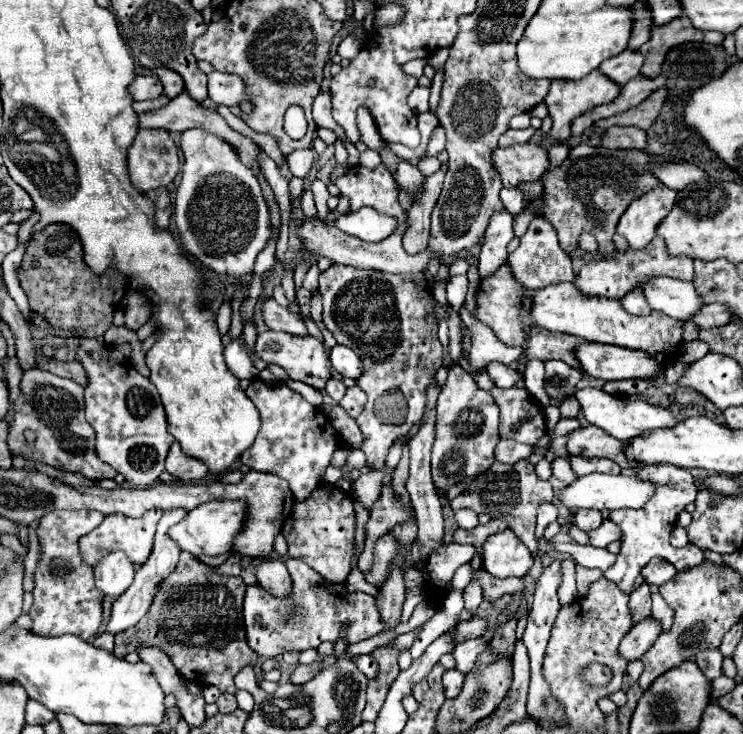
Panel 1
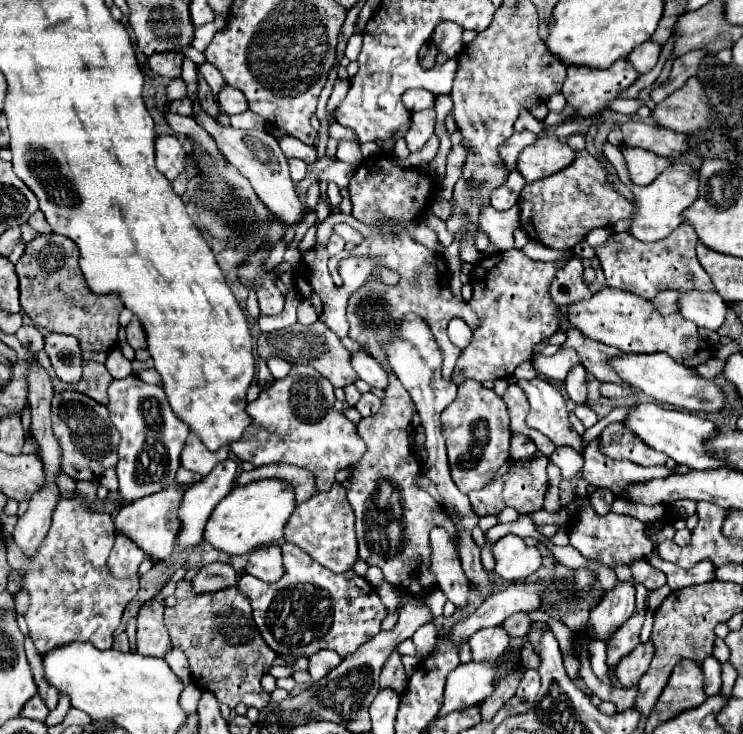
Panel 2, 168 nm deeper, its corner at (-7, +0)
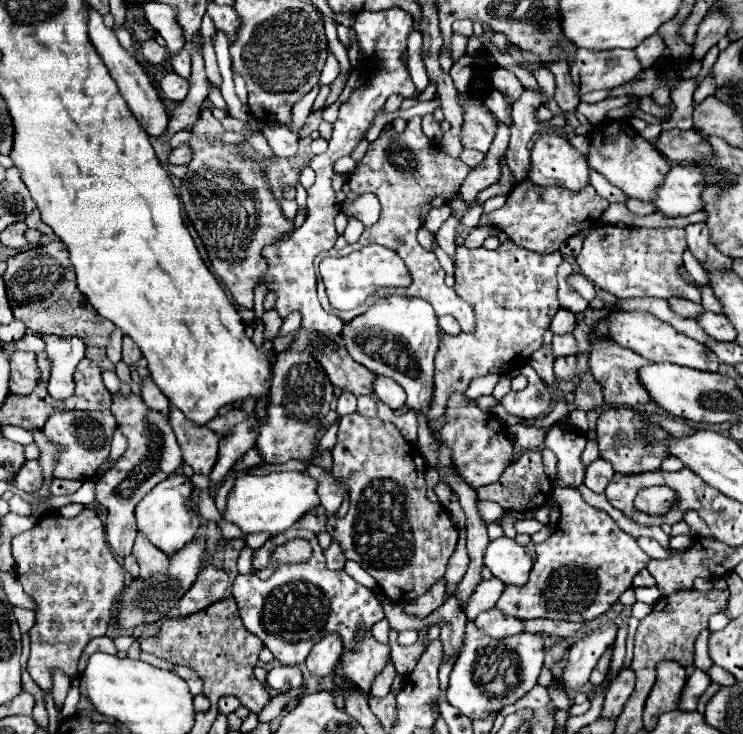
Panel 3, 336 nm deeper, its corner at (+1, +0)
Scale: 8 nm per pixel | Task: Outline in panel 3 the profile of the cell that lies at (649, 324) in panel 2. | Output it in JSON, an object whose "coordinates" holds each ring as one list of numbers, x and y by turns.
{"coordinates":[[616,310,616,312,608,314,608,322,610,322,612,340,616,344,638,352,640,356,648,358,650,362,670,362,670,364,678,364,678,366,686,366,686,368,694,368,694,370,706,370,706,372,716,372,720,366,718,356,708,346,688,338,686,334,682,334,676,328,672,328,670,324,662,322,654,314]]}

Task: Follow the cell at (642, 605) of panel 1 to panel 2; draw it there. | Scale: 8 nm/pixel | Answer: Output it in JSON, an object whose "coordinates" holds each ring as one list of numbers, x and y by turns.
{"coordinates":[[646,608,636,612,636,614,632,614,620,626,620,630,612,636,612,640,608,644,608,666,610,666,610,670,616,668,616,664,620,662,622,656,632,652,640,644,640,630,642,630,644,616,646,616]]}

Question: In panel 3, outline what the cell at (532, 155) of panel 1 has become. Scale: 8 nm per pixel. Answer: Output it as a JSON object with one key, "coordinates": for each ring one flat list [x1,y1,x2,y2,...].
{"coordinates":[[542,134,532,148,532,170,528,176,538,186,562,186,580,192,590,184,590,166,566,138]]}

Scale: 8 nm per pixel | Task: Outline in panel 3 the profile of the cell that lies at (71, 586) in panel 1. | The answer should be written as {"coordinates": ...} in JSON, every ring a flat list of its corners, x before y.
{"coordinates":[[84,508,82,514,76,518,64,518,60,514,44,516,32,530,12,538,12,554,18,566,16,572,18,580,22,582,26,594,30,594,38,604,36,624,30,630,28,672,44,692,50,692,52,690,50,672,54,668,62,668,66,676,76,674,78,658,84,652,86,644,92,638,106,634,112,604,116,602,116,596,124,590,124,568,112,556,110,546,106,542,104,524,98,518,98,514,90,508]]}

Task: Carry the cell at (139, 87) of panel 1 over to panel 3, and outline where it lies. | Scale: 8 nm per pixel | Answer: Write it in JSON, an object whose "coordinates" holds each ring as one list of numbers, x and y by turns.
{"coordinates":[[168,72,160,80,160,92,168,102,178,104,188,94,188,80,184,80,182,76,176,76,176,72]]}

